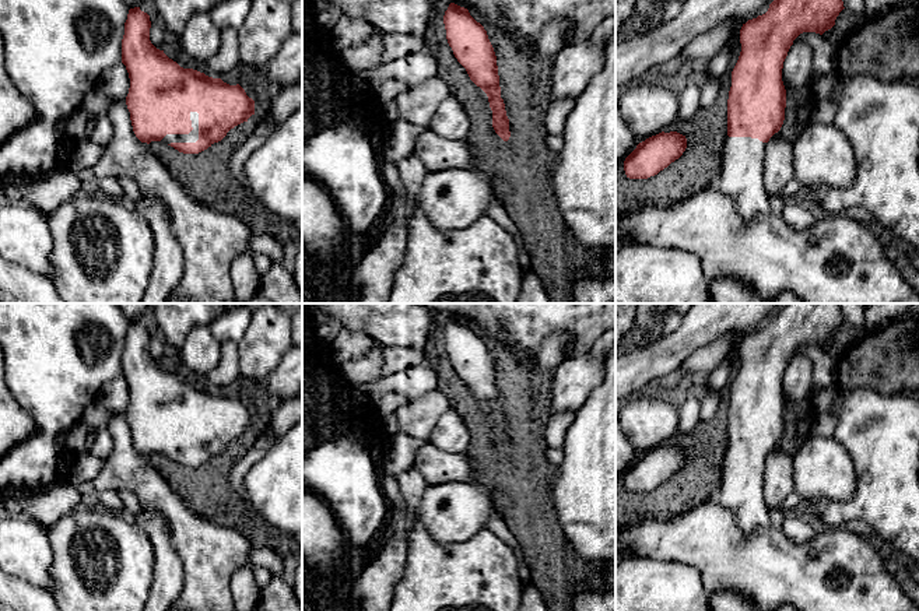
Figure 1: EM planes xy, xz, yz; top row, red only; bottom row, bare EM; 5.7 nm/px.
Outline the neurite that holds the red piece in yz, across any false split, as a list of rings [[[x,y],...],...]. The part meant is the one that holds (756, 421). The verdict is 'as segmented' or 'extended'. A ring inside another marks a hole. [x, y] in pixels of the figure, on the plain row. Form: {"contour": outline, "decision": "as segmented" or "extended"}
{"contour": [[[788,303],[769,317],[765,327],[748,333],[740,343],[741,365],[732,384],[727,412],[727,453],[718,501],[733,512],[740,530],[751,534],[771,526],[762,492],[765,459],[785,433],[786,403],[782,394],[783,375],[793,354],[803,345],[822,348],[835,338],[843,323],[839,303]]], "decision": "extended"}

